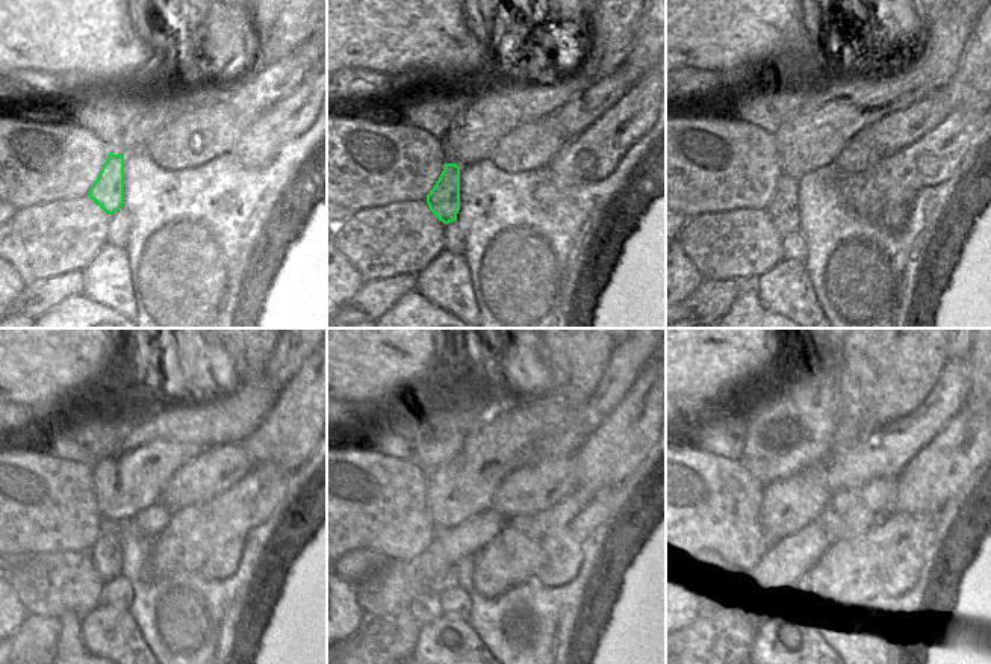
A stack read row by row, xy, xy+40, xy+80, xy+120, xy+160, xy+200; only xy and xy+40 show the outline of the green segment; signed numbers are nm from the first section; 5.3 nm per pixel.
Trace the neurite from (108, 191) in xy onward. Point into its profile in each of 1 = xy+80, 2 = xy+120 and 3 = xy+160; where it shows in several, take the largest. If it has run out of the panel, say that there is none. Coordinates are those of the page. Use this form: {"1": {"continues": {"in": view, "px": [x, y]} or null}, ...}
{"1": {"continues": {"in": "xy+80", "px": [782, 209]}}, "2": {"continues": {"in": "xy+120", "px": [105, 554]}}, "3": {"continues": {"in": "xy+160", "px": [439, 575]}}}

